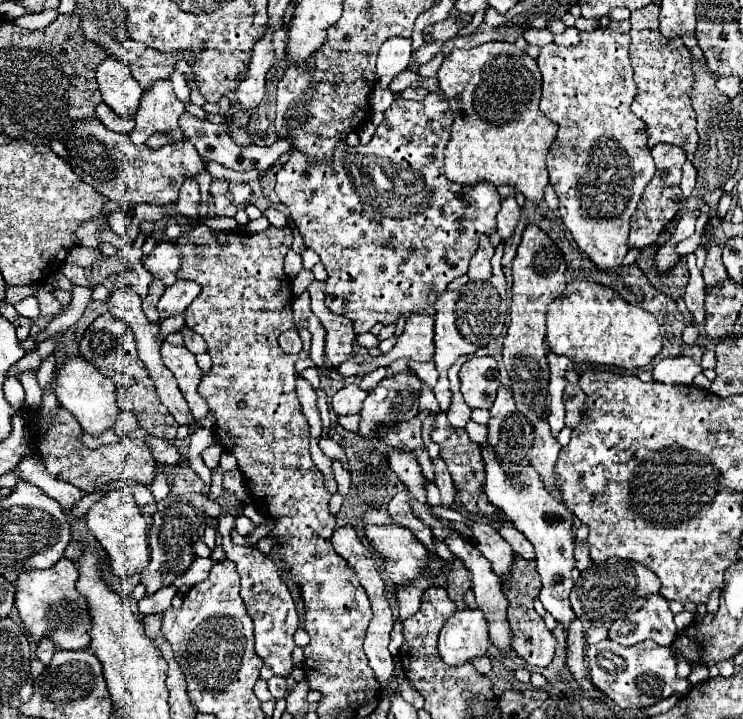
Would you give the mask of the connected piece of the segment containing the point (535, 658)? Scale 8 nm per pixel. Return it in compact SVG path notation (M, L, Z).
M520 555L514 557L512 561L512 569L510 575L500 577L502 579L502 591L508 599L508 623L514 631L514 651L524 657L530 665L538 665L538 667L546 667L552 657L554 657L554 647L556 647L556 639L554 635L546 629L542 617L534 611L534 599L540 593L540 575L536 571L536 563L530 559L524 559Z

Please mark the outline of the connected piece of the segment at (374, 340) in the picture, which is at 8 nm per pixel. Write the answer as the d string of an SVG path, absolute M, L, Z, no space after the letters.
M360 333L360 335L356 335L356 341L358 341L358 345L360 347L366 347L366 349L372 349L372 347L380 347L380 339L378 339L378 335L374 335L374 333Z

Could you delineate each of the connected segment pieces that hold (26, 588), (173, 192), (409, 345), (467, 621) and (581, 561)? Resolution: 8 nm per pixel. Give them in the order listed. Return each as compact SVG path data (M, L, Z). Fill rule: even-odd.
M60 559L50 569L24 571L18 577L16 609L34 641L40 641L42 637L50 637L54 639L58 649L86 649L88 647L90 615L88 615L86 601L76 591L76 581L78 581L78 569L74 561L70 559Z
M98 119L92 123L76 123L62 141L70 151L70 165L82 181L92 183L106 199L124 203L148 203L165 206L176 203L178 191L190 173L202 173L206 167L198 151L188 139L180 143L170 143L160 149L150 149L148 145L134 145L128 135L120 135L104 127Z
M412 313L406 321L404 333L398 337L394 349L382 357L374 357L370 363L364 363L366 371L372 371L380 365L388 365L400 357L416 361L432 361L434 355L434 319L428 315Z
M464 609L450 615L438 639L438 651L448 665L460 665L488 651L488 621L480 609Z
M582 525L578 531L576 531L576 549L574 549L574 559L576 559L576 569L578 571L584 571L592 559L590 559L590 553L588 553L588 527Z

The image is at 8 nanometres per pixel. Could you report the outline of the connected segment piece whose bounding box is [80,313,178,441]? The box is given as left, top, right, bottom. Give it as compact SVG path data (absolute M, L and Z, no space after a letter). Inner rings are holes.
M110 313L96 317L80 341L80 357L92 363L102 375L112 379L118 393L118 407L122 411L132 411L138 417L138 425L142 429L166 441L172 441L176 437L178 423L170 415L170 411L160 403L148 371L136 355L134 335L132 331L128 331L128 327L124 327L124 323L120 323L120 319L114 319L114 315Z

